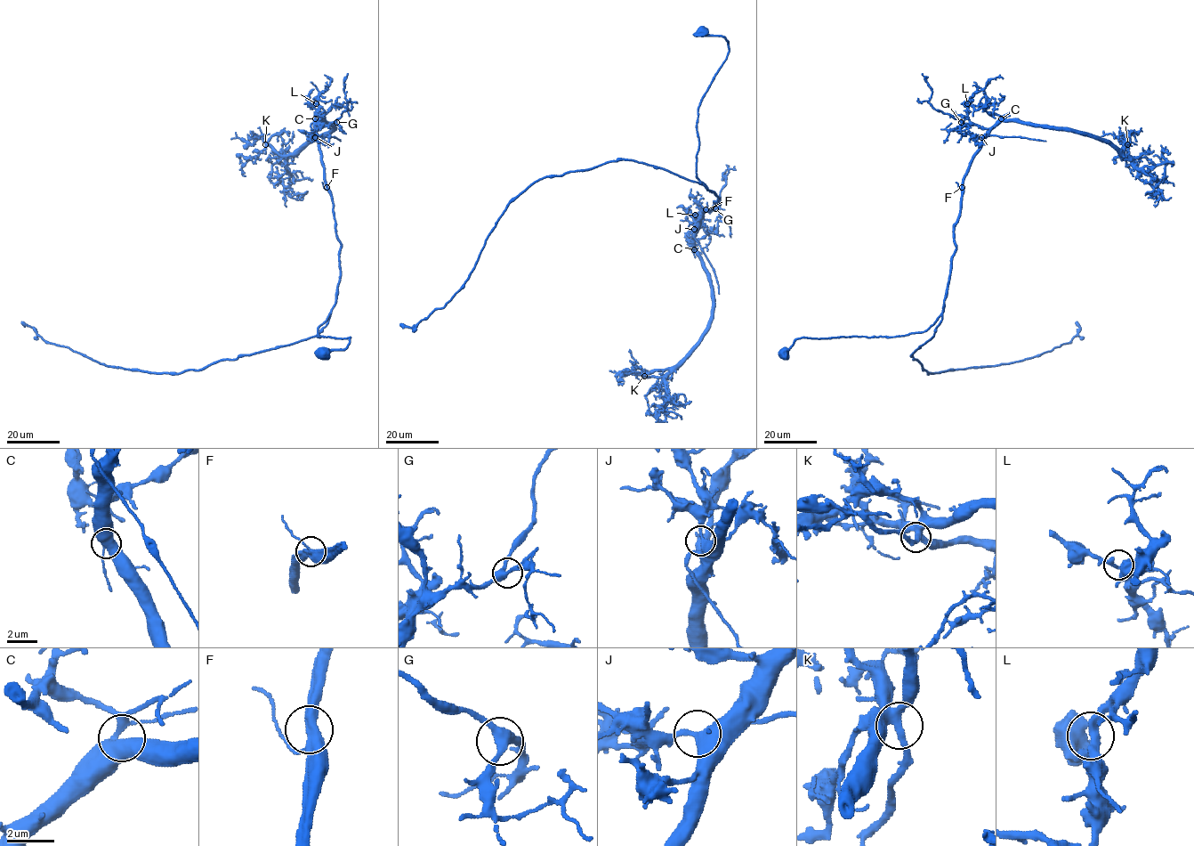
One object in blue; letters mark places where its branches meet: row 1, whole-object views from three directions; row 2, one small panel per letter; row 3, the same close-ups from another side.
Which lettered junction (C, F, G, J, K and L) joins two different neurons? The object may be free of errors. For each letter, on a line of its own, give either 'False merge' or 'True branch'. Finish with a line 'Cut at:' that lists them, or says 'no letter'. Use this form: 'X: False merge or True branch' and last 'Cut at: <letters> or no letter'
C: True branch
F: True branch
G: True branch
J: True branch
K: True branch
L: True branch
Cut at: no letter

